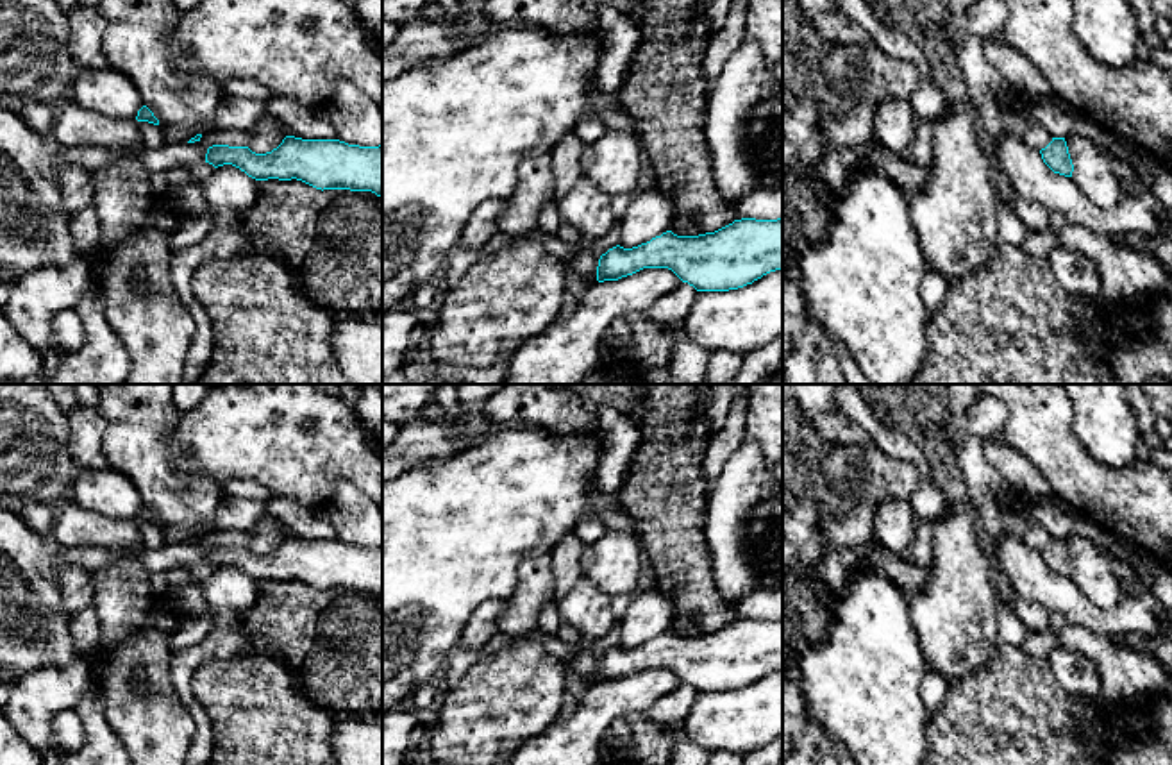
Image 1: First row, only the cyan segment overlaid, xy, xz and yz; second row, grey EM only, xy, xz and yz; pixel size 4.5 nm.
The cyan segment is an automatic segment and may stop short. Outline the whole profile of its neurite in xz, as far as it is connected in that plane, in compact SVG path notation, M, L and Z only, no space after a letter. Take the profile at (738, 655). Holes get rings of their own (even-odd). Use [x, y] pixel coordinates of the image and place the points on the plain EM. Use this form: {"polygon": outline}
{"polygon": "M741 618L715 633L699 636L677 636L666 631L632 649L616 645L600 656L597 681L618 681L643 668L668 668L697 692L729 692L743 688L770 672L783 670L783 618Z"}

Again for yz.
{"polygon": "M1052 538L1052 542L1040 551L1043 563L1059 576L1072 577L1074 565L1068 554L1065 538Z"}

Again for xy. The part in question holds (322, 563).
{"polygon": "M286 536L266 554L248 547L213 545L205 563L232 565L255 581L302 581L316 590L372 592L382 597L382 545L359 547L339 540Z"}

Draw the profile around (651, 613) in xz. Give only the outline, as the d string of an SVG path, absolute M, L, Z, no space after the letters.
M657 590L632 595L631 606L620 618L620 647L632 649L670 631L675 622L674 599Z

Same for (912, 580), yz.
M877 545L861 563L859 572L879 572L892 579L893 584L908 597L920 593L929 583L929 568L917 567L909 556L900 556Z

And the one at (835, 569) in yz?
M872 540L861 547L843 549L836 552L824 551L816 567L816 577L827 583L831 588L843 588L850 579L861 574L861 563L877 545L881 543Z

